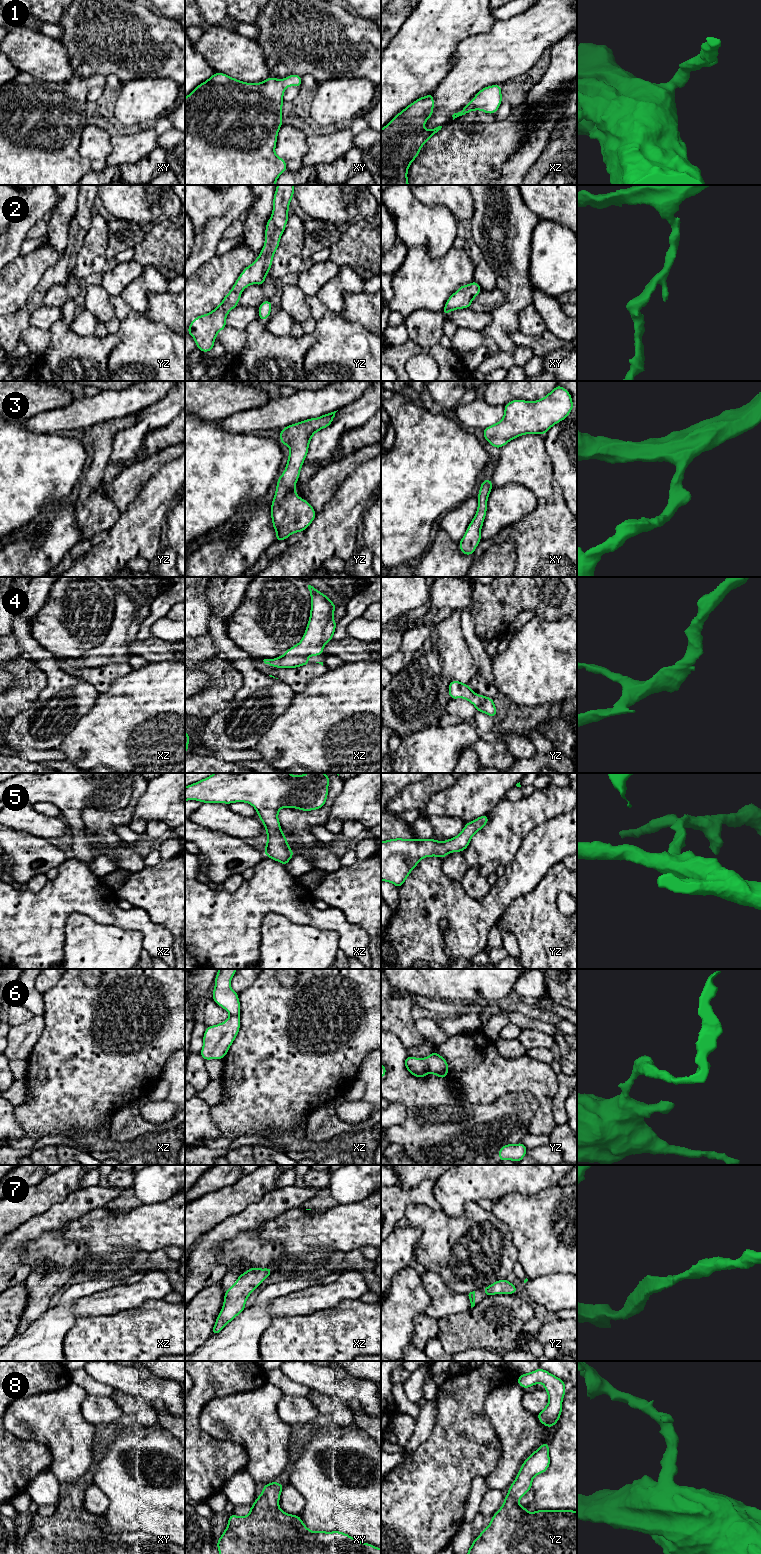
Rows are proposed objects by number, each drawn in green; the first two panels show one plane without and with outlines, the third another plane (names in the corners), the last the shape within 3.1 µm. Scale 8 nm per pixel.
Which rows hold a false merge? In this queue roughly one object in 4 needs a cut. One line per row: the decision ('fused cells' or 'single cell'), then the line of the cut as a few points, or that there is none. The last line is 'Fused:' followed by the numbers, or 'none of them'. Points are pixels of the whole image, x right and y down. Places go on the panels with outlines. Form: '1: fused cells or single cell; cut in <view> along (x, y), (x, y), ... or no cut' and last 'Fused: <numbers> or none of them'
1: single cell; no cut
2: single cell; no cut
3: single cell; no cut
4: single cell; no cut
5: single cell; no cut
6: single cell; no cut
7: single cell; no cut
8: single cell; no cut
Fused: none of them

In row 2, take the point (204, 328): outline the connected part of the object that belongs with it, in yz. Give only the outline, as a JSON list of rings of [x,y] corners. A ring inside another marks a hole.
[[[277,185],[273,199],[273,212],[266,223],[265,244],[258,258],[239,275],[231,291],[212,312],[196,317],[187,330],[195,340],[197,349],[210,352],[216,335],[226,328],[227,314],[239,304],[242,291],[250,284],[264,285],[274,253],[289,218],[288,208],[294,196],[294,185]]]

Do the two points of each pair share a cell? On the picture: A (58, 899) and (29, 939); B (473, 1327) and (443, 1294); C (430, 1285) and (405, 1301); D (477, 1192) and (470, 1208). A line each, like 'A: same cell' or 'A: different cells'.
A: same cell
B: different cells
C: different cells
D: different cells

